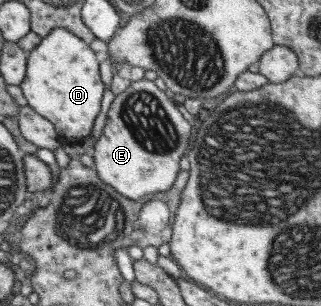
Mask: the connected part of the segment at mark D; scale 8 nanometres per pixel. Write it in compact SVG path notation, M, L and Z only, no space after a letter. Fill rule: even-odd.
M56 27L27 53L25 75L19 87L27 105L51 122L57 133L84 139L100 112L100 98L105 90L98 76L98 64L94 52L81 38Z

